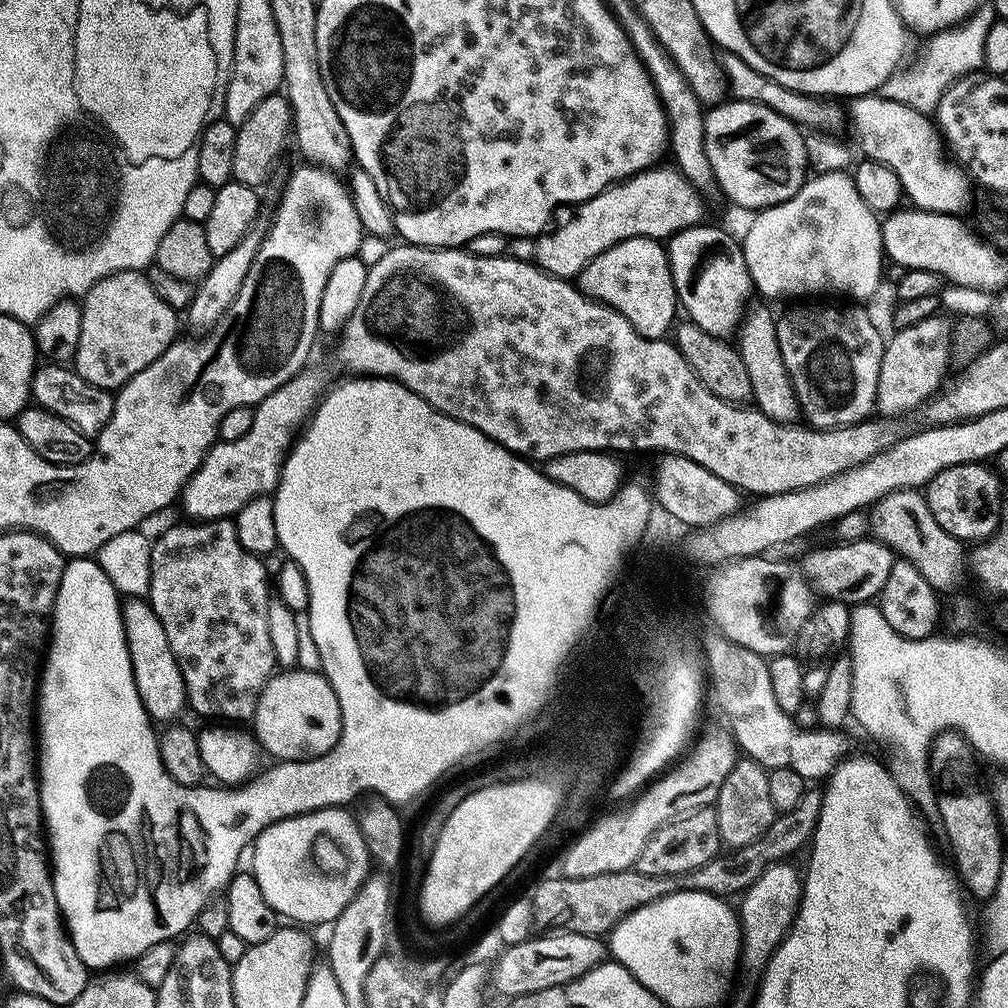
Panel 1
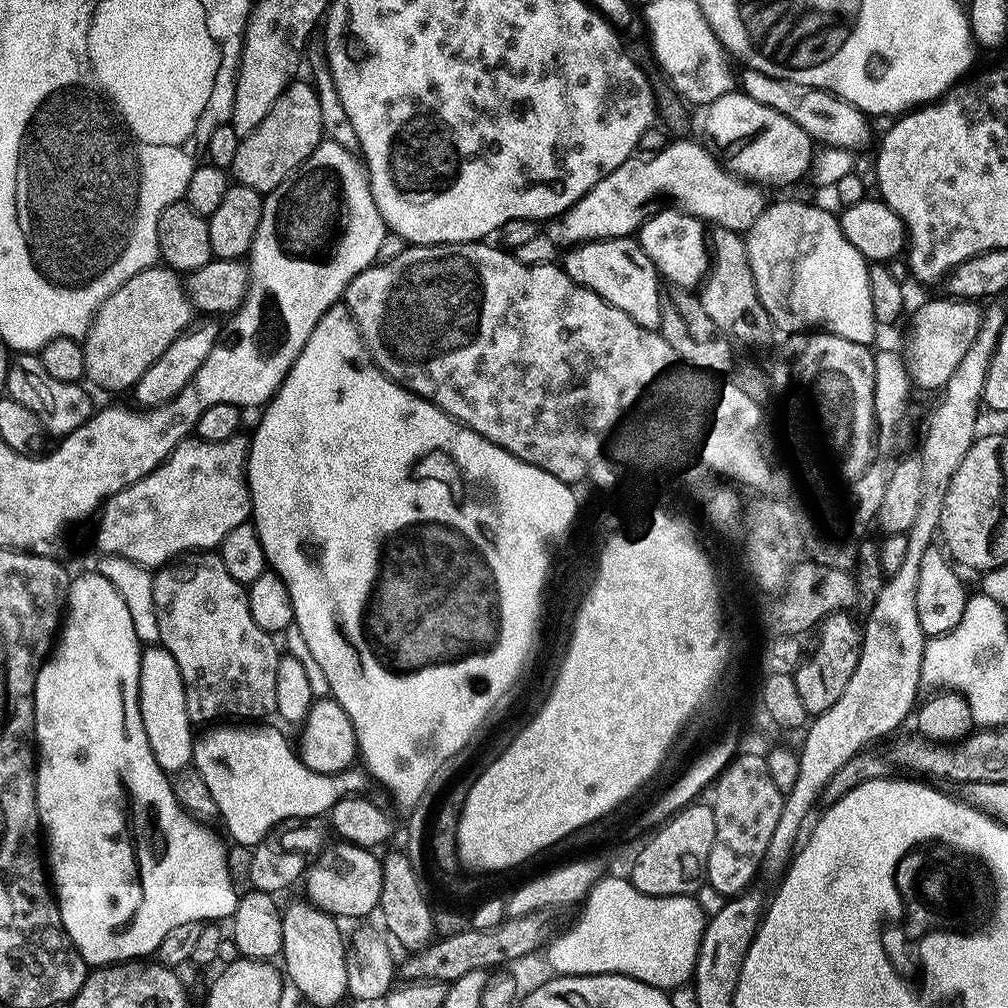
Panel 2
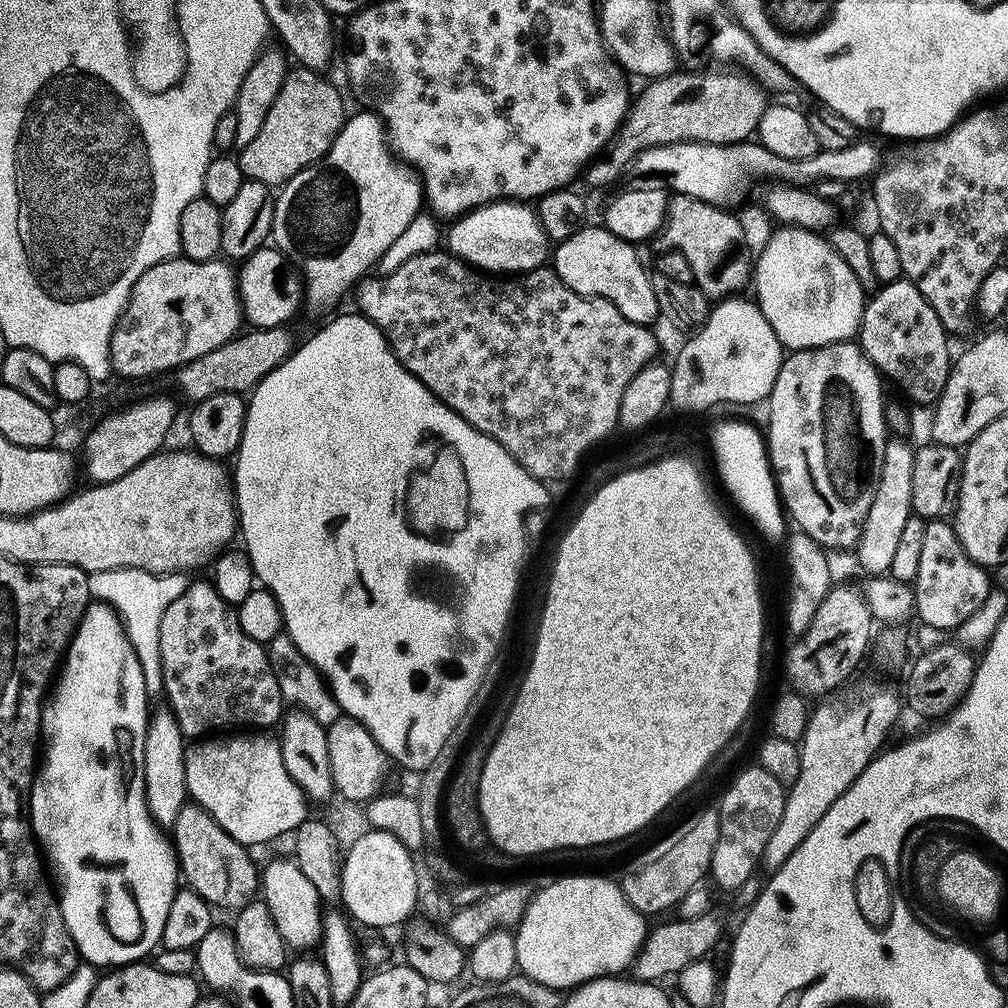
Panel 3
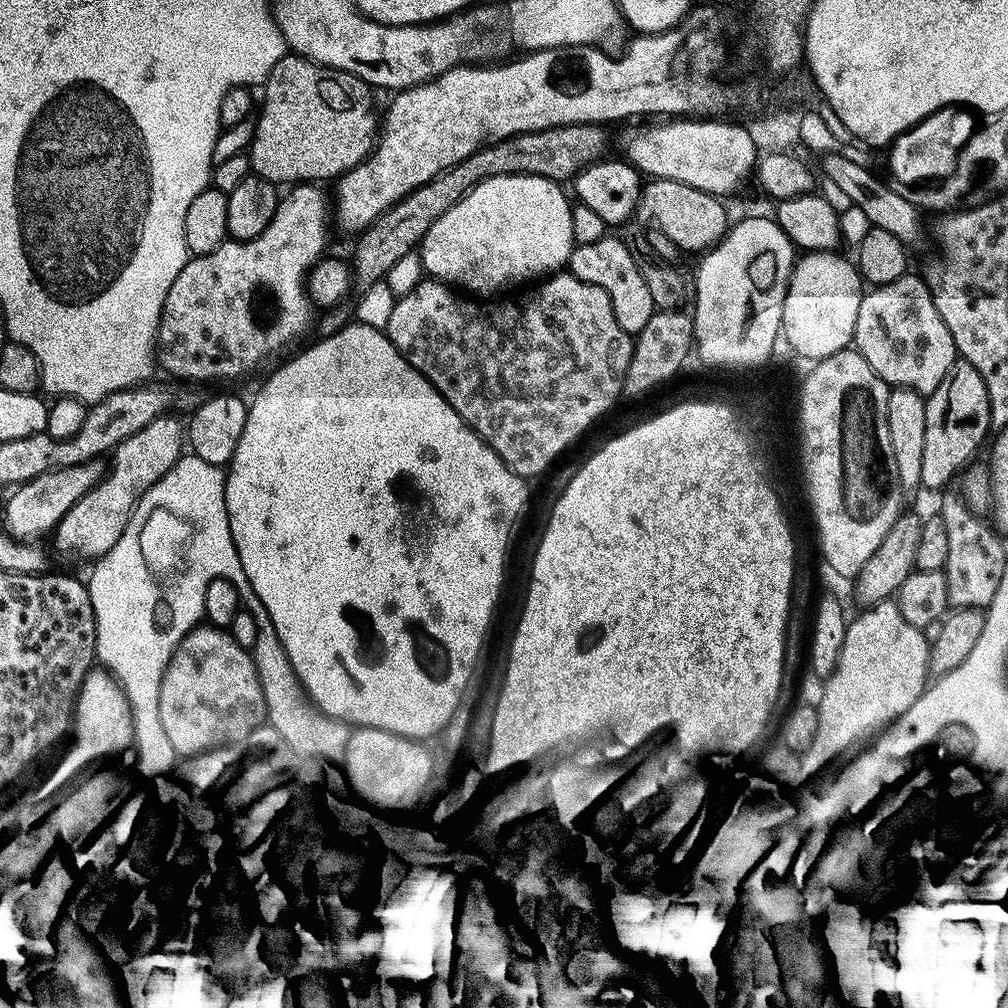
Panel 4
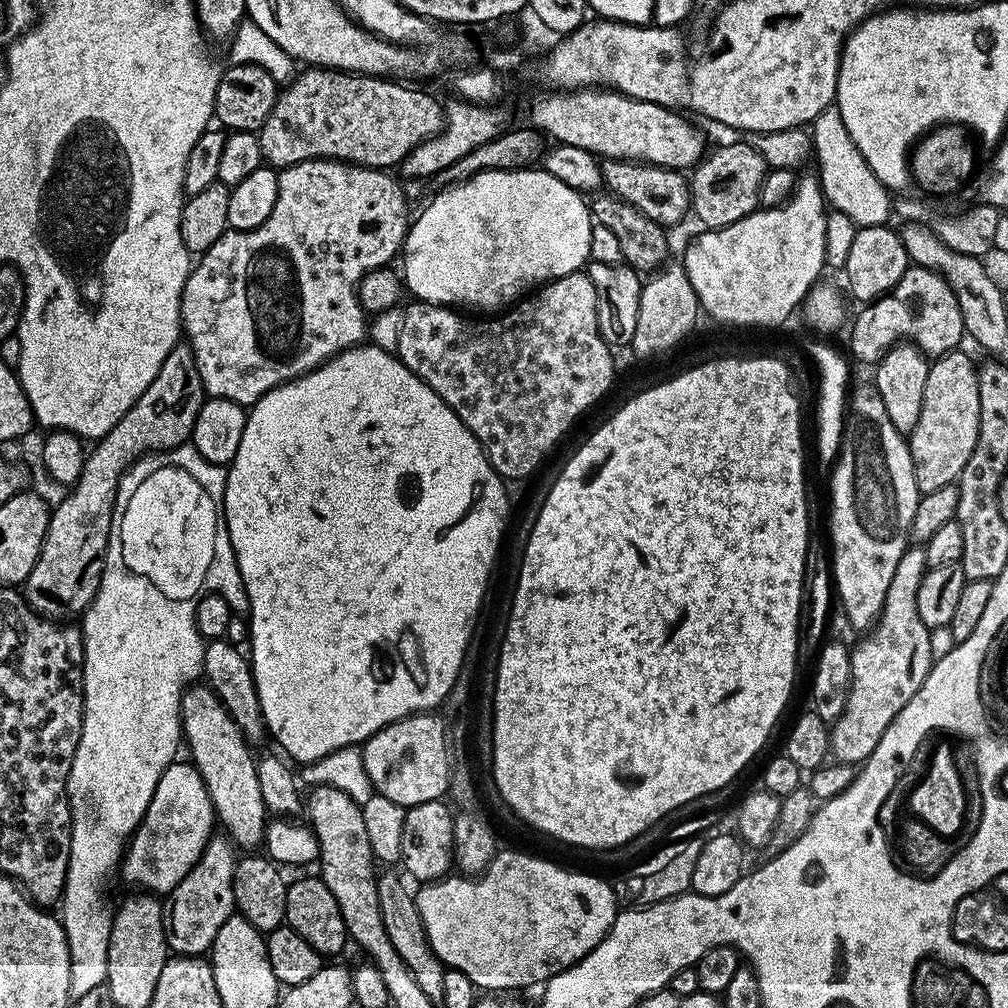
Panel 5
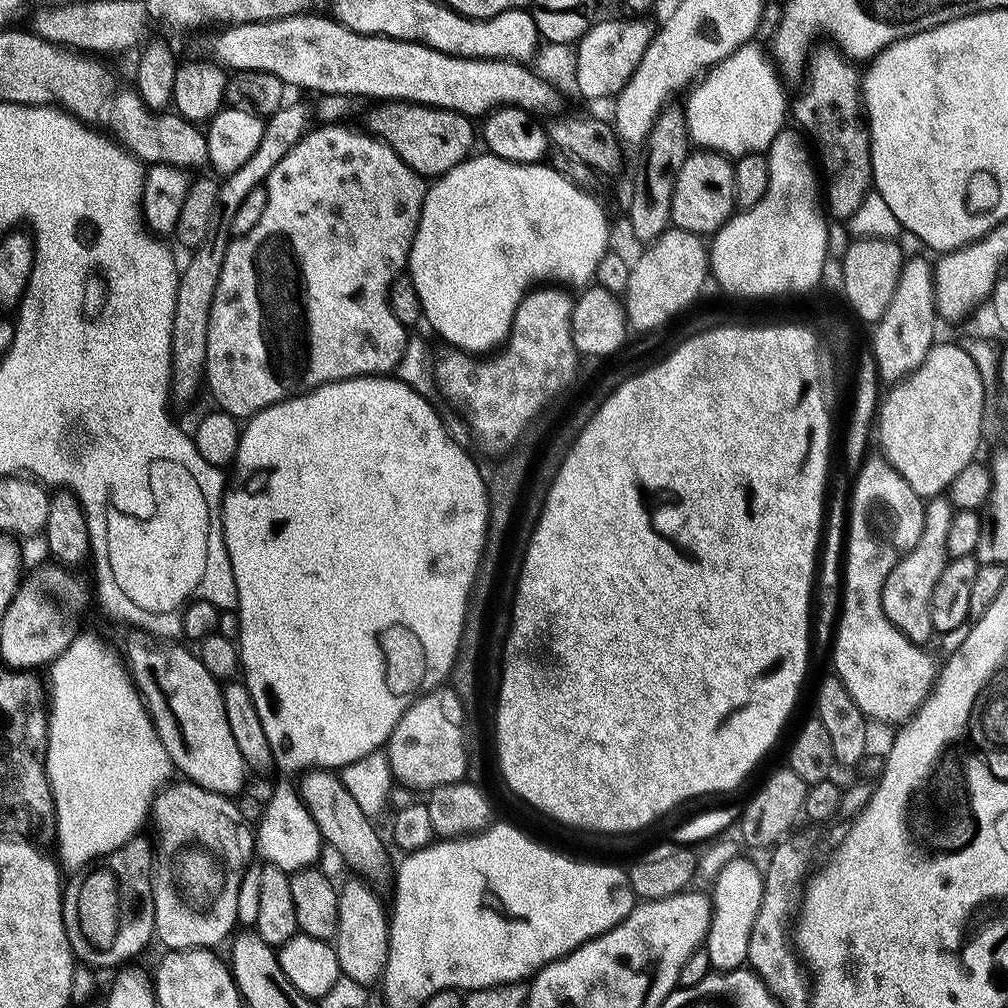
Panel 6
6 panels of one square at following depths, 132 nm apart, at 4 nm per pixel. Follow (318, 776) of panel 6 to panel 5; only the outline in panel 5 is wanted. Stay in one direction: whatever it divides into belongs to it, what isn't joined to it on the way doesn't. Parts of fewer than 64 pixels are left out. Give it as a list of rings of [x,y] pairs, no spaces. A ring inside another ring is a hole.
[[[381,871],[376,881],[378,886],[378,910],[382,910],[382,926],[386,926],[386,934],[393,944],[394,950],[402,954],[402,962],[414,974],[414,982],[422,986],[422,990],[437,1002],[442,998],[442,978],[446,965],[434,954],[428,941],[428,935],[422,922],[422,914],[416,905],[413,889],[408,889],[392,872]]]

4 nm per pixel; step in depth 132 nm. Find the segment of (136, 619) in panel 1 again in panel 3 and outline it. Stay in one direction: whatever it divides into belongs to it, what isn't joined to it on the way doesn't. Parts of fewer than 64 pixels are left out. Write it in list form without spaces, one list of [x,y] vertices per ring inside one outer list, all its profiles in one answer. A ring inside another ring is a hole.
[[[155,709],[149,717],[143,746],[143,776],[148,809],[153,820],[161,826],[171,826],[186,803],[188,786],[185,781],[185,749],[186,737],[171,709]]]

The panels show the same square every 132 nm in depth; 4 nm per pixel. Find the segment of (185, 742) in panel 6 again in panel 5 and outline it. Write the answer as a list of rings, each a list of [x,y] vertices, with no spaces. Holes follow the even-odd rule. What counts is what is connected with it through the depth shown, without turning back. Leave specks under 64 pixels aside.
[[[208,686],[196,687],[189,687],[180,697],[182,736],[192,755],[188,756],[200,772],[202,782],[206,782],[216,819],[221,825],[224,823],[223,831],[241,849],[259,849],[264,843],[266,809],[261,787],[258,786],[257,757],[252,756],[253,749],[245,740],[243,731],[235,724],[234,718],[224,708],[220,697]]]

